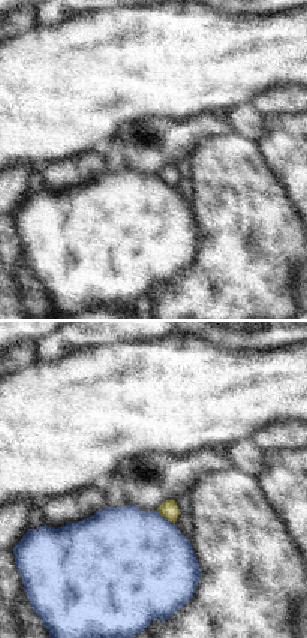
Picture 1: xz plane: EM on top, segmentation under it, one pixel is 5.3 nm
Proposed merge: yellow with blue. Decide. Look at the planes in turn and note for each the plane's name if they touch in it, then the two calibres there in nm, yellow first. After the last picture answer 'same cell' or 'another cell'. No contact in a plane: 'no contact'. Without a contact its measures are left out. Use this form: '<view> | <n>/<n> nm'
xz | 100/500 nm

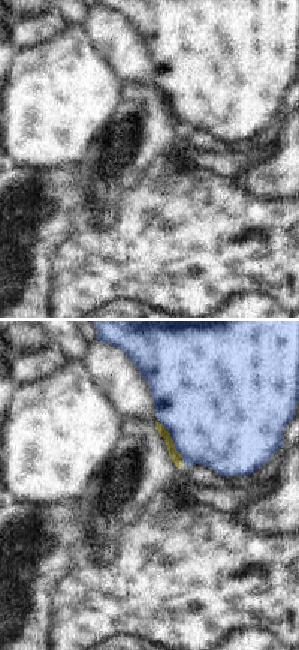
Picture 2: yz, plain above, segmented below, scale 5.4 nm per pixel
yz | 60/480 nm

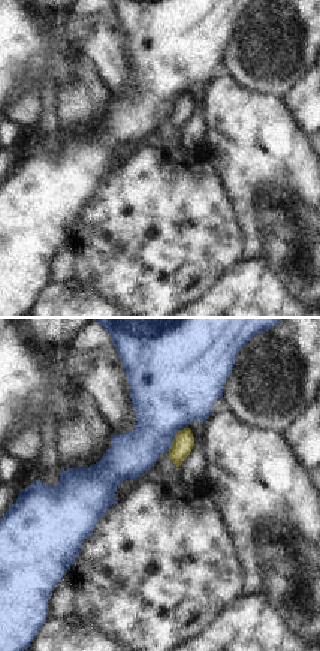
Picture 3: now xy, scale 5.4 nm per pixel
xy | 110/400 nm

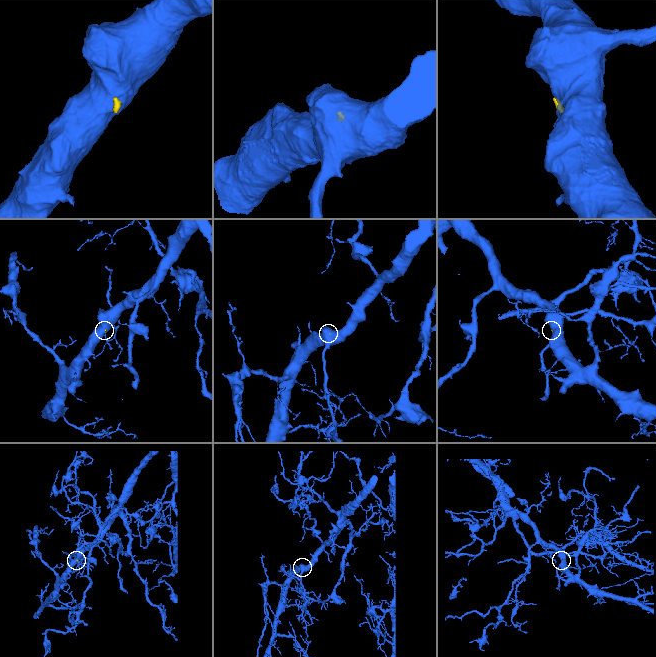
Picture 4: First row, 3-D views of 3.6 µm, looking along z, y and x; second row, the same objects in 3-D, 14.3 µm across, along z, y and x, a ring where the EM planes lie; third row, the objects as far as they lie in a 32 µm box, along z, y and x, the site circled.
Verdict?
another cell

